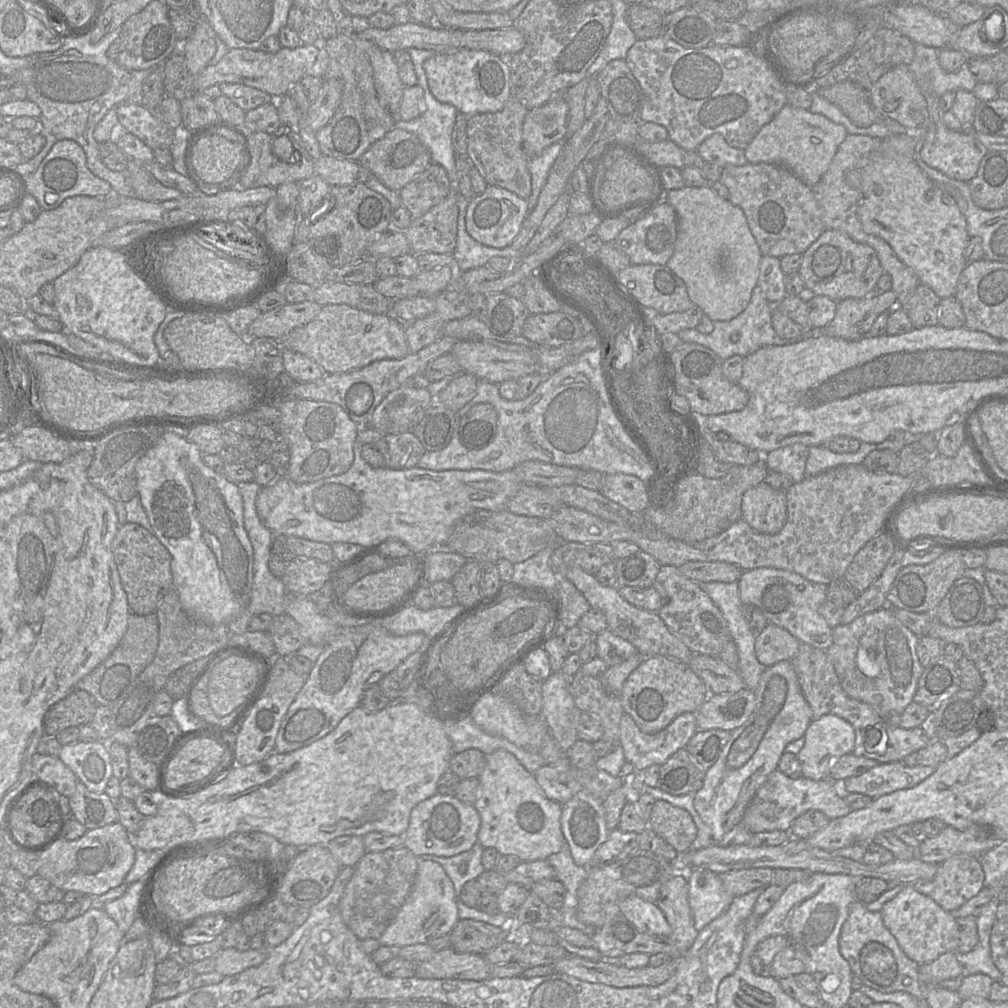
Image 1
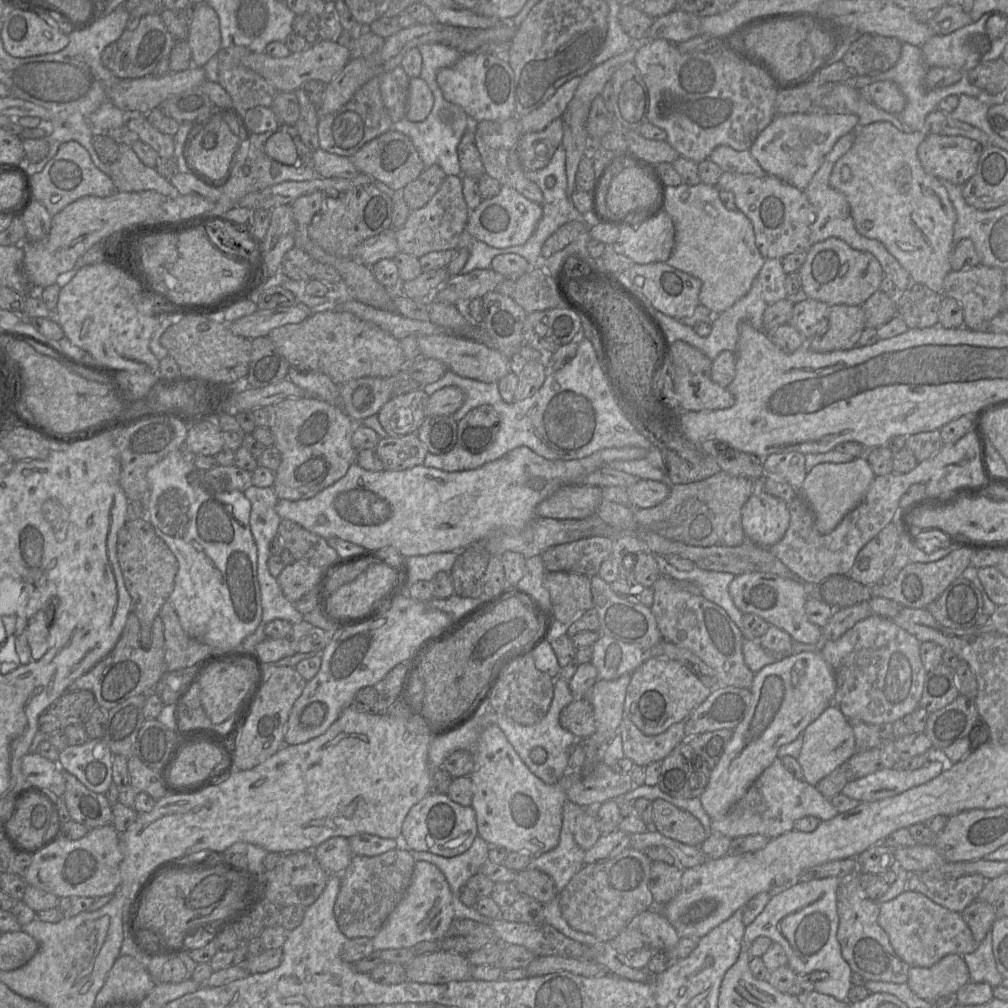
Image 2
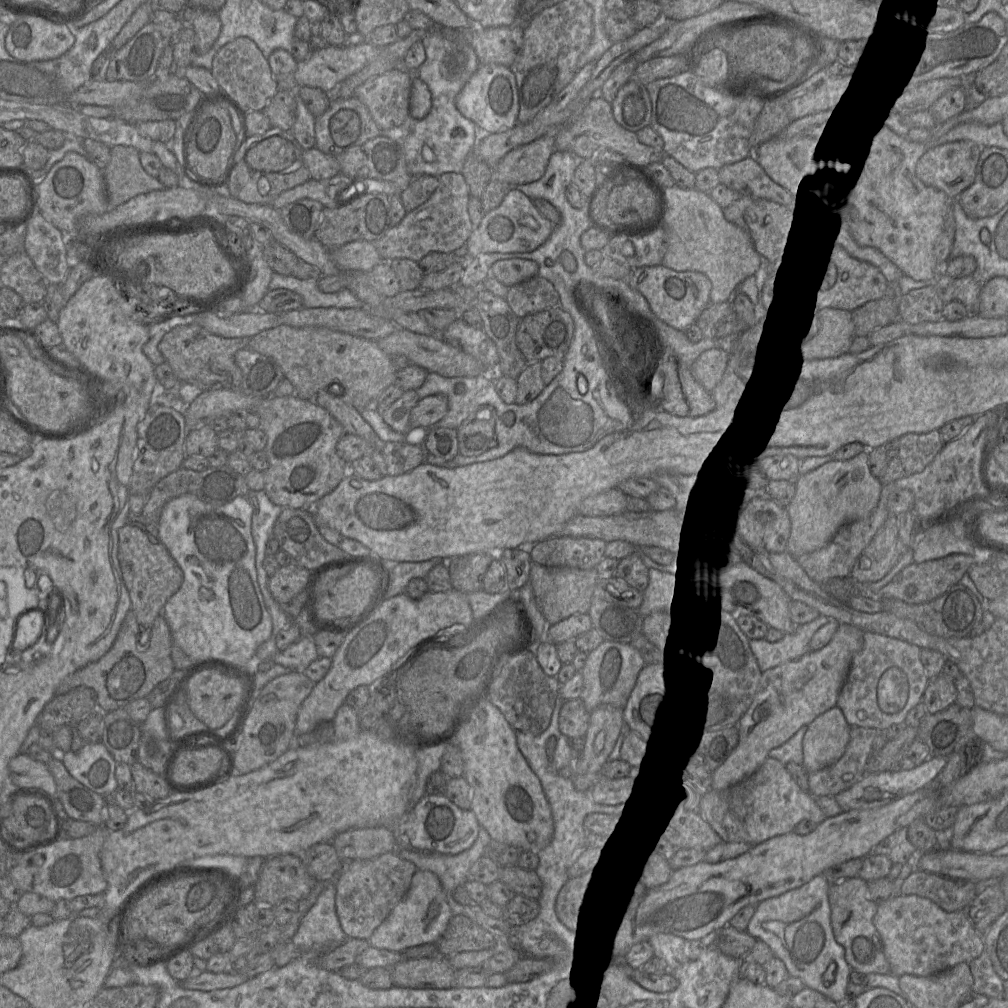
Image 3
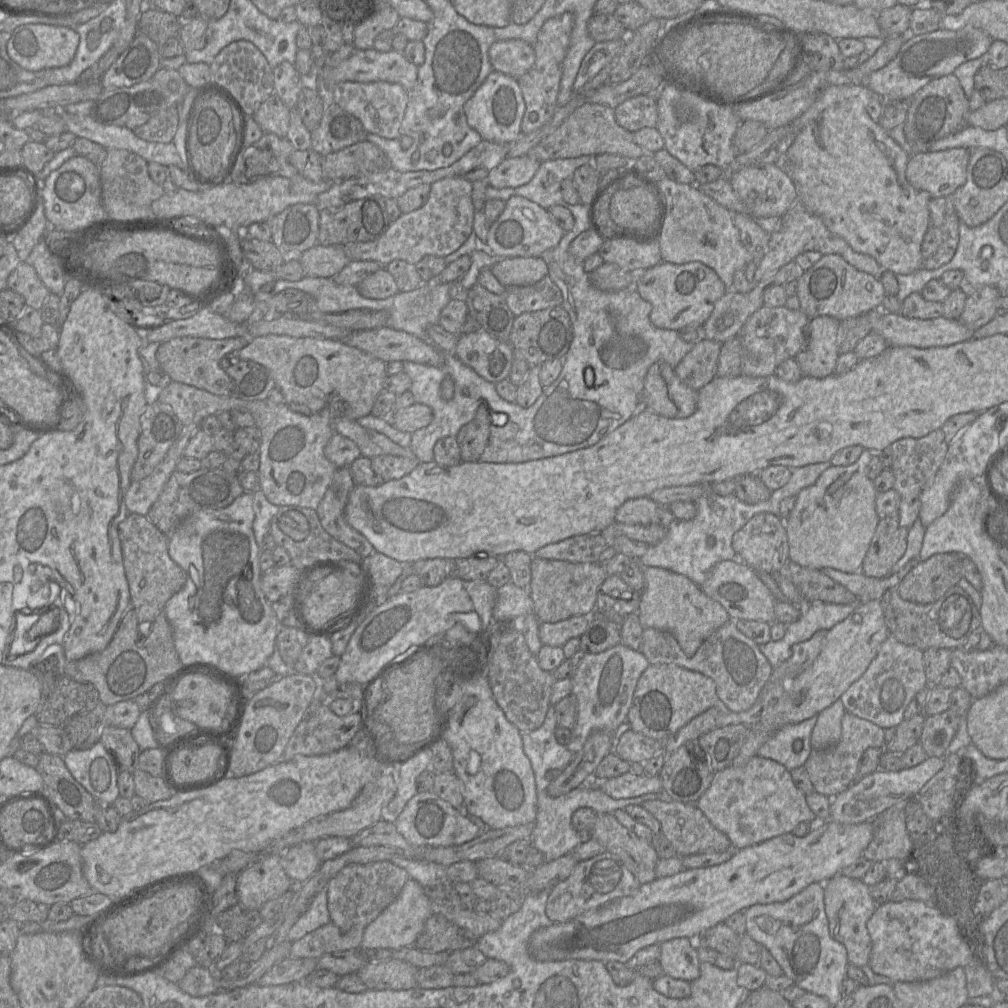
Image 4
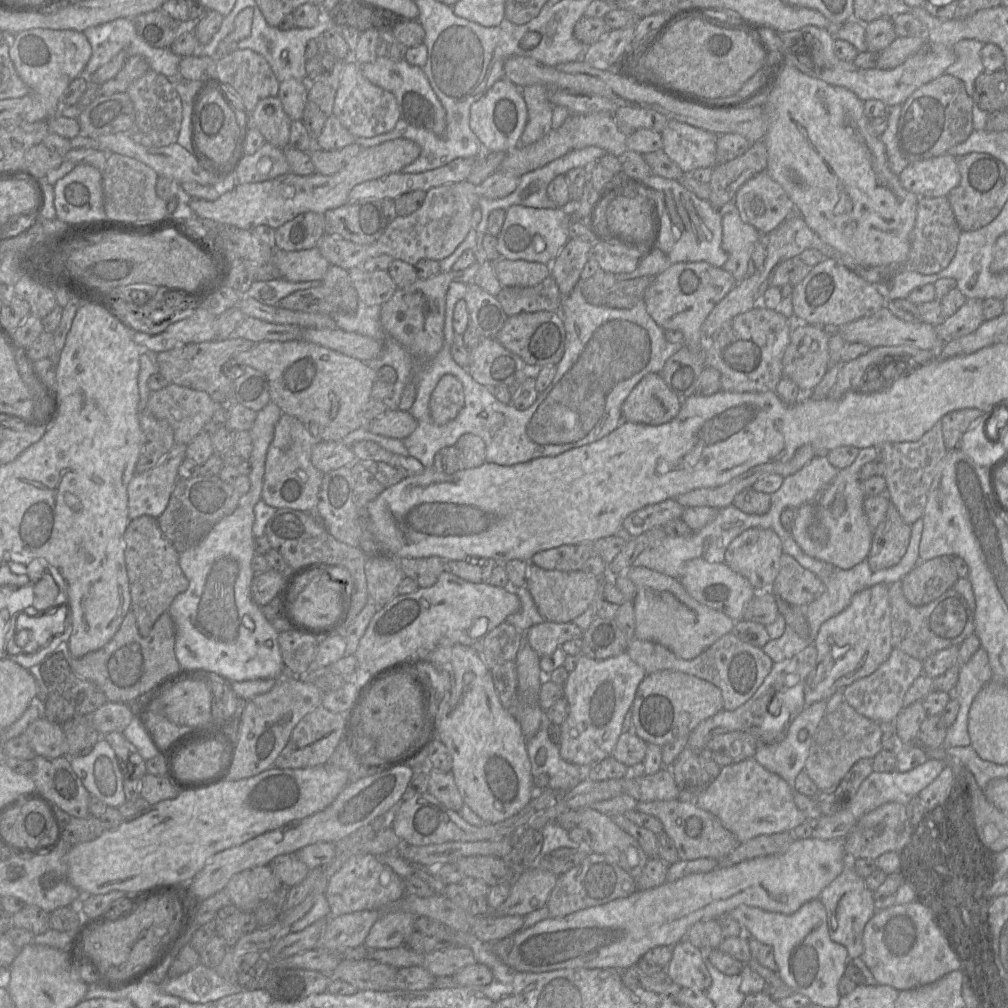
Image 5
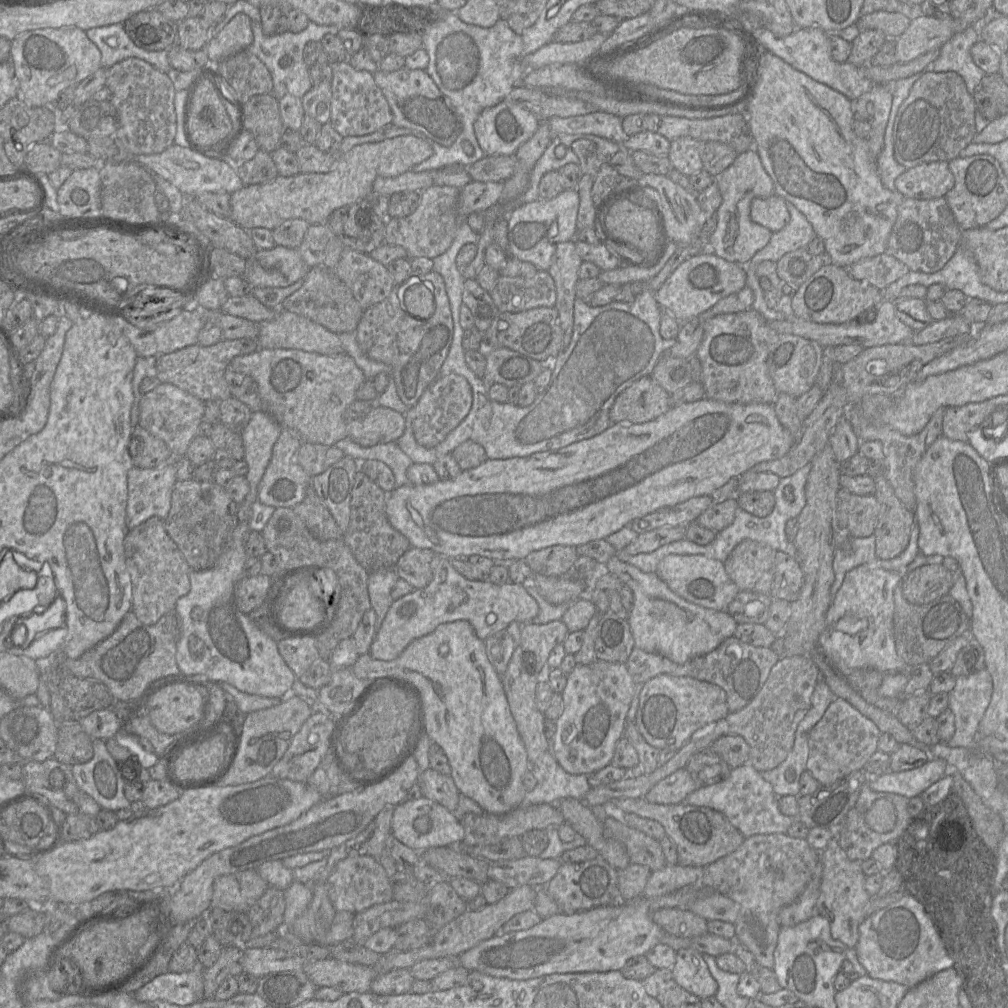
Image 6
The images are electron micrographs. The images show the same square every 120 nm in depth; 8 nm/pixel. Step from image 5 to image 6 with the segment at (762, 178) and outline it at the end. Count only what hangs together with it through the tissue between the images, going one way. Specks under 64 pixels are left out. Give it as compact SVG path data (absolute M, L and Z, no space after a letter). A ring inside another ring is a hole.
M777 194L769 197L756 197L750 206L751 219L771 232L783 229L790 221L787 201Z

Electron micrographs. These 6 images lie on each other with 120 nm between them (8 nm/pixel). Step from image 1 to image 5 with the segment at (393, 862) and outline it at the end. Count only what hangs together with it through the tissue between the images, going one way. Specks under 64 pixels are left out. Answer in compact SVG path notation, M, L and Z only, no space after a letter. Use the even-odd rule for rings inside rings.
M373 854L350 857L330 878L324 895L330 907L330 916L340 916L361 910L384 910L401 899L405 892L404 879Z

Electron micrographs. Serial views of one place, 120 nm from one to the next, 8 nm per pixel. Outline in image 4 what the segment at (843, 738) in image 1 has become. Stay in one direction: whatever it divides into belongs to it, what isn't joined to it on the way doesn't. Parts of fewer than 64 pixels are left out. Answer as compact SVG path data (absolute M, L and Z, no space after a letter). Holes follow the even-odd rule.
M841 698L818 714L811 734L811 747L821 750L836 745L841 738L841 722L845 715Z

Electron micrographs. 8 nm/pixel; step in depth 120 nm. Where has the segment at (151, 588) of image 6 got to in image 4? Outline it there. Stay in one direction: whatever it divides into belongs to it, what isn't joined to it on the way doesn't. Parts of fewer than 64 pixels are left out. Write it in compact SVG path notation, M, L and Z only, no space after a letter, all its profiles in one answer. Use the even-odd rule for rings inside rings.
M129 513L118 525L118 535L131 596L131 608L137 614L140 635L148 635L148 624L163 612L166 602L184 586L186 573L168 554L168 536L147 516Z

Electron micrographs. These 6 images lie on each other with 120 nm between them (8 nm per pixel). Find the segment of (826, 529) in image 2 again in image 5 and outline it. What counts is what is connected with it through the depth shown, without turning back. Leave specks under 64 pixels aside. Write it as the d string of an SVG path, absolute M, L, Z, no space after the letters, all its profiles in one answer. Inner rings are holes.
M878 447L860 449L854 462L839 470L814 502L803 504L797 509L790 533L805 554L843 570L851 569L868 558L873 530L863 509L865 495L861 489L859 471L866 463L873 462L878 455ZM815 520L819 520L828 531L829 540L826 545L816 543L808 533L809 525Z

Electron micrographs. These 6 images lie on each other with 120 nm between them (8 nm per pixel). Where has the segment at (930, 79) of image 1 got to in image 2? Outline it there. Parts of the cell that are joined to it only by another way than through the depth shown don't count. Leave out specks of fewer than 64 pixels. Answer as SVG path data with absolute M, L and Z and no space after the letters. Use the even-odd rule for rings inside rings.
M902 43L900 58L894 66L874 76L854 75L852 78L852 85L859 90L865 90L869 84L877 81L890 80L895 82L906 98L905 107L901 112L903 119L902 124L905 124L913 131L920 131L924 130L924 123L927 115L937 109L938 104L945 97L949 95L960 96L962 94L978 97L982 92L980 88L969 82L967 72L962 72L961 79L955 84L929 90L925 87L925 76L930 68L931 67L928 66L924 59L921 47L910 43Z

